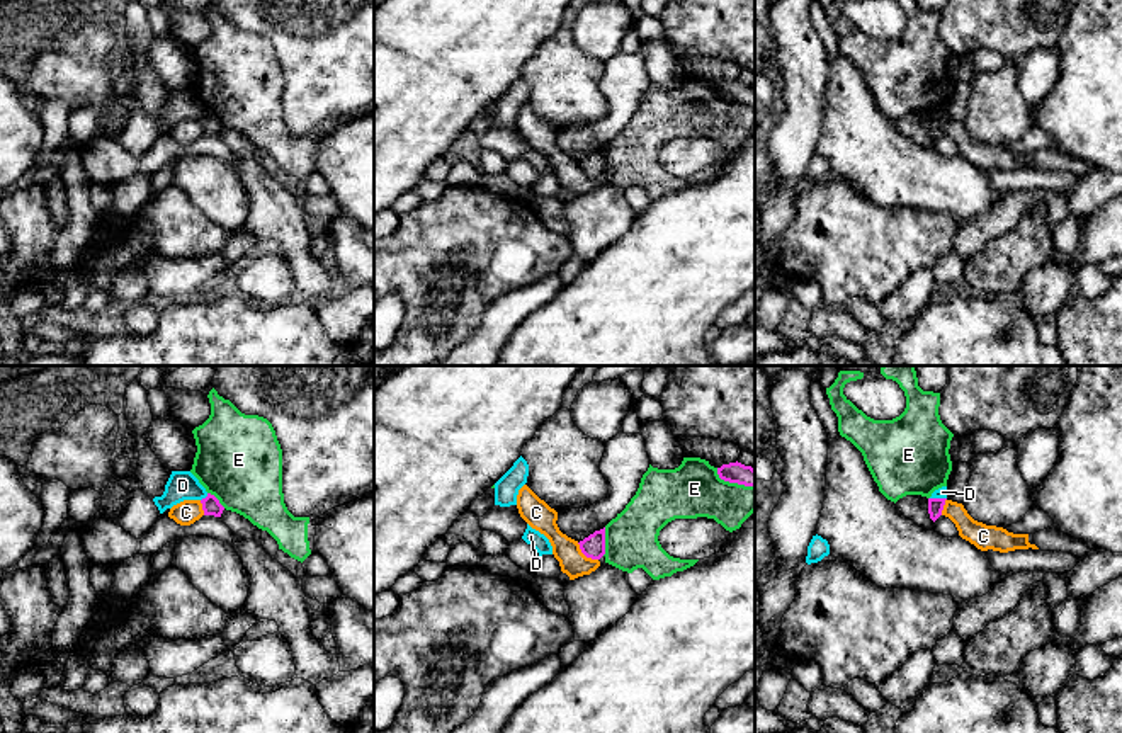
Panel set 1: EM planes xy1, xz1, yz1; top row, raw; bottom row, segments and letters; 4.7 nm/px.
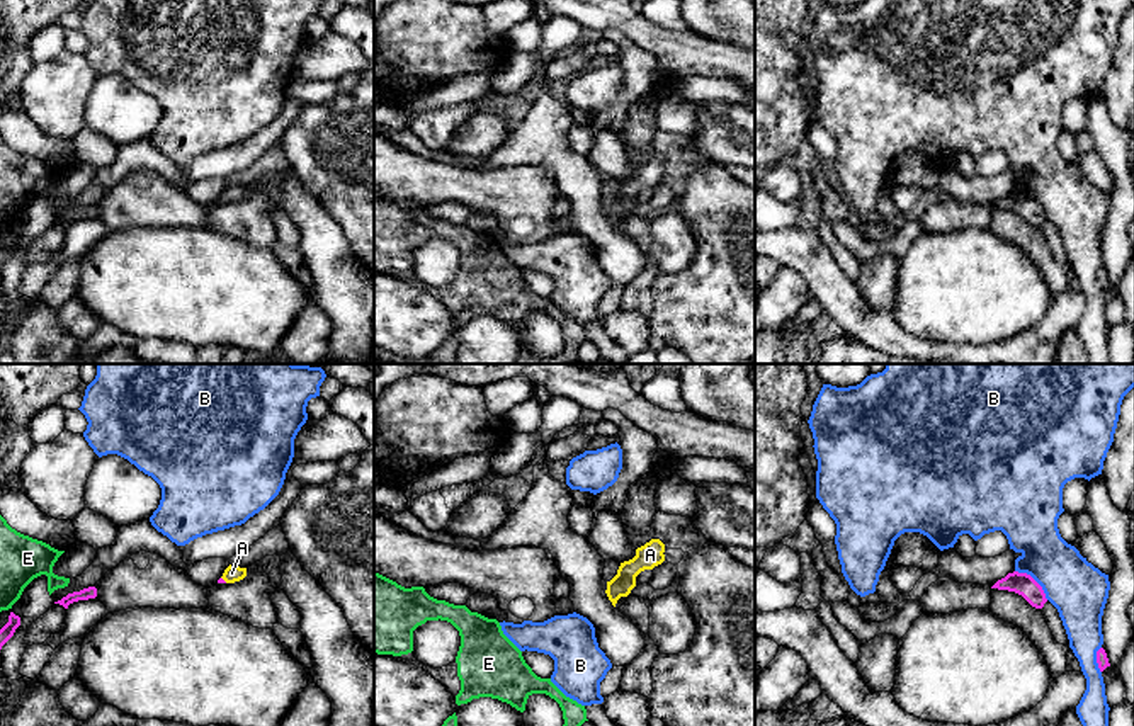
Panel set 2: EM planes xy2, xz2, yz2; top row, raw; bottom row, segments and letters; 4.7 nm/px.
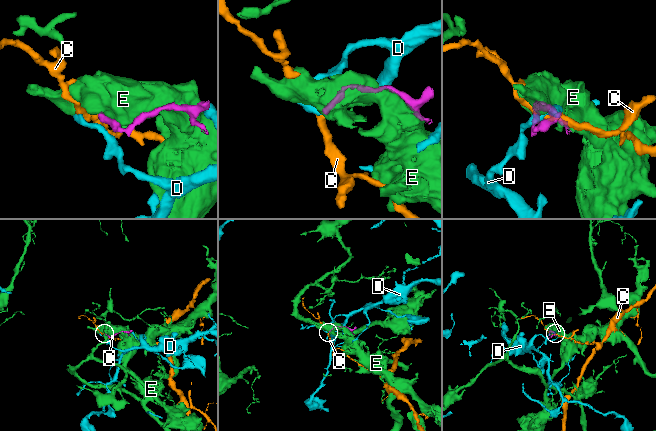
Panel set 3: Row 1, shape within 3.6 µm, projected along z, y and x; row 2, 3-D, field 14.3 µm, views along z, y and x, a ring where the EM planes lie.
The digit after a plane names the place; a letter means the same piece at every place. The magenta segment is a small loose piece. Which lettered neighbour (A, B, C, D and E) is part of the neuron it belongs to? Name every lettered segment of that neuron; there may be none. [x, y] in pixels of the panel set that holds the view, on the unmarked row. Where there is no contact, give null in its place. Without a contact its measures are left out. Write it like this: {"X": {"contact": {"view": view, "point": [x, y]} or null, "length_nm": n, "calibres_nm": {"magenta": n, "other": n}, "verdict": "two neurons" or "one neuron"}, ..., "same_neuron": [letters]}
{"A": {"contact": {"view": "xy2", "point": [223, 199]}, "length_nm": 40, "calibres_nm": {"magenta": 20, "other": 80}, "verdict": "one neuron"}, "B": {"contact": {"view": "yz2", "point": [1034, 199]}, "length_nm": 220, "calibres_nm": {"magenta": 110, "other": 280}, "verdict": "two neurons"}, "C": {"contact": {"view": "xz1", "point": [585, 174]}, "length_nm": 130, "calibres_nm": {"magenta": 110, "other": 120}, "verdict": "two neurons"}, "D": {"contact": {"view": "xy1", "point": [206, 116]}, "length_nm": 50, "calibres_nm": {"magenta": 90, "other": 140}, "verdict": "two neurons"}, "E": {"contact": {"view": "xz1", "point": [604, 160]}, "length_nm": 140, "calibres_nm": {"magenta": 110, "other": 260}, "verdict": "two neurons"}, "same_neuron": ["A"]}

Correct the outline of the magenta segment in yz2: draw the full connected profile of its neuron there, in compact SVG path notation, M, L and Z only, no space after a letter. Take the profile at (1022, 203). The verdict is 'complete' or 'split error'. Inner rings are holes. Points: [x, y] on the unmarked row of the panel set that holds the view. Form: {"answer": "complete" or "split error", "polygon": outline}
{"answer": "complete", "polygon": "M1008 192L1005 197L998 199L991 207L1015 211L1035 228L1042 228L1047 221L1042 206L1027 192Z"}

